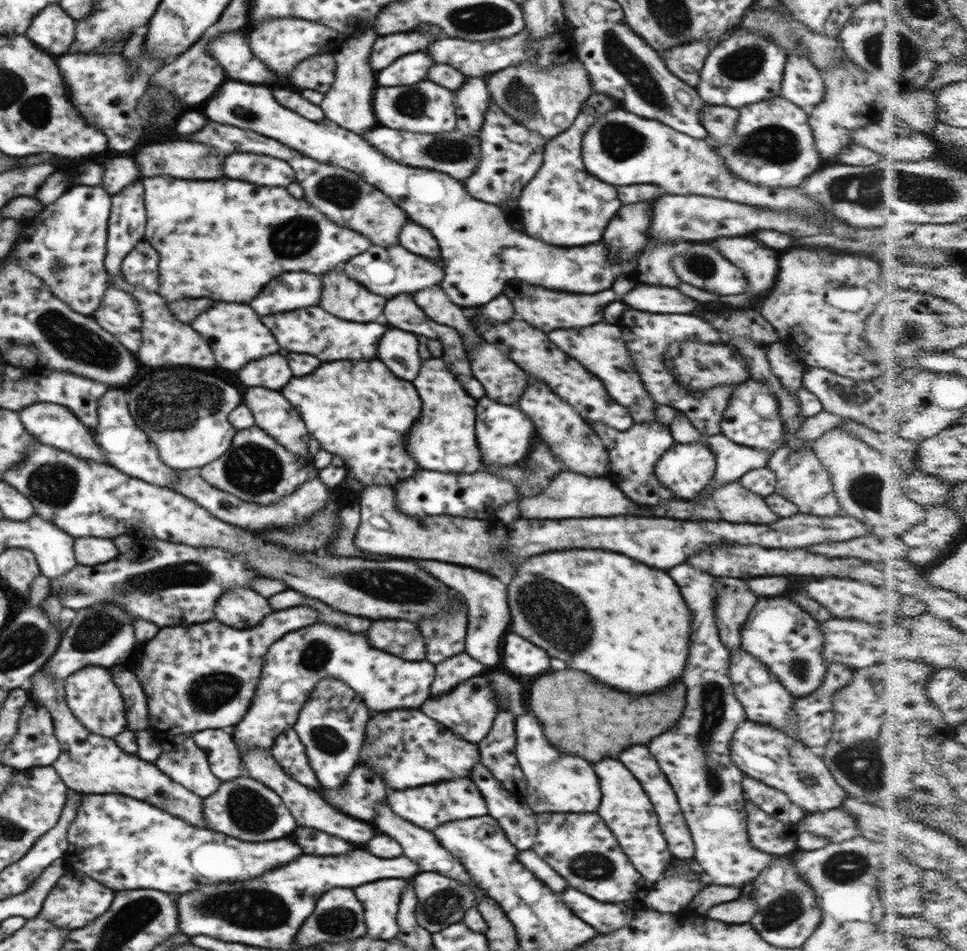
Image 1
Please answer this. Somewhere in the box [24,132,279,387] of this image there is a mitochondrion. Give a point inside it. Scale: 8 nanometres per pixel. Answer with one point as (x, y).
(77, 343)

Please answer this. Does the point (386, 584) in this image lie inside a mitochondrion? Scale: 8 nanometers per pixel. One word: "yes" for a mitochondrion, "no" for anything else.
yes

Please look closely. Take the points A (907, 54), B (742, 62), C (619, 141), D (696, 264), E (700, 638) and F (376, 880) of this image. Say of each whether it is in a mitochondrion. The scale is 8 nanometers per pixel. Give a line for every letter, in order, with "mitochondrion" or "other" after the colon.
A: mitochondrion
B: mitochondrion
C: mitochondrion
D: mitochondrion
E: other
F: other

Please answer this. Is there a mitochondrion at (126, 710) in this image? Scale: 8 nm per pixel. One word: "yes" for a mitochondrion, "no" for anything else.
no

